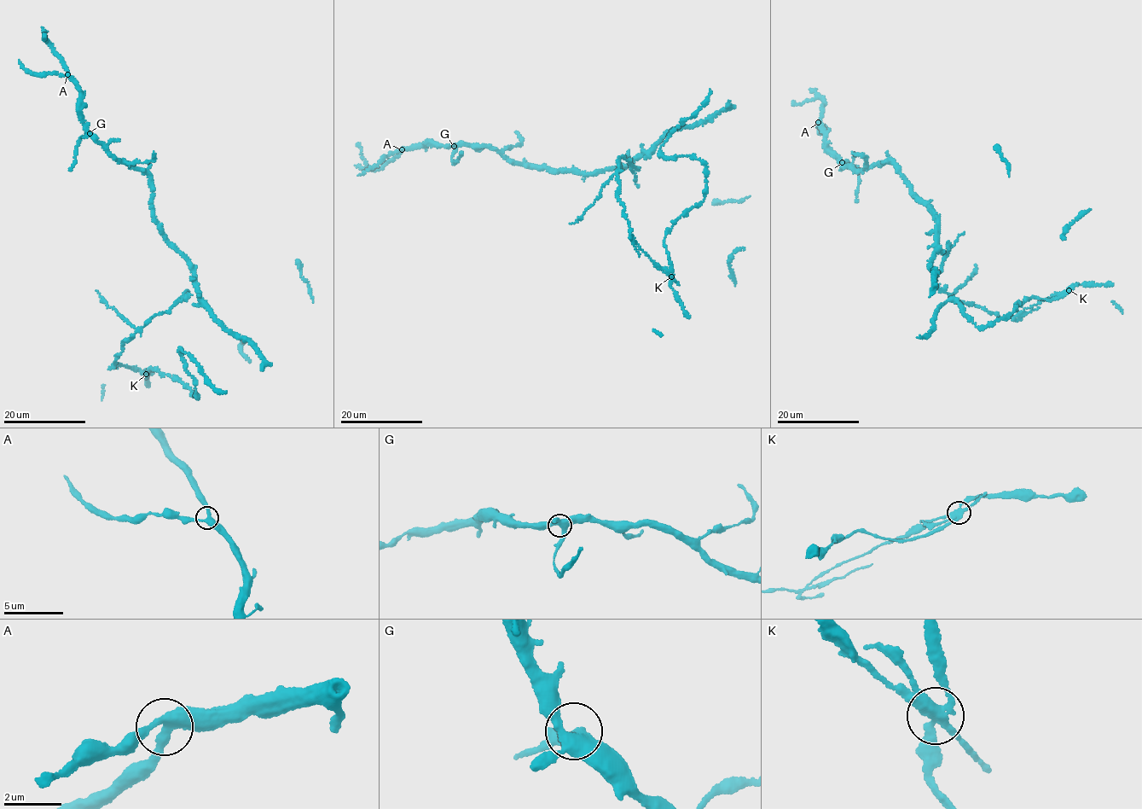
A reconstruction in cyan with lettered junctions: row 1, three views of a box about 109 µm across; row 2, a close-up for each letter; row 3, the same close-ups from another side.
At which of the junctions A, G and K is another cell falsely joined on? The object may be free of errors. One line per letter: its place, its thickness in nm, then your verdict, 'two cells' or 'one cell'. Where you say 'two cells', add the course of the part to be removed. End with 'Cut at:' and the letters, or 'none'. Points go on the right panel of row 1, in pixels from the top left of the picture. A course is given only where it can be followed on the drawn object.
A: at (818, 122); 360 nm thick; one cell
G: at (842, 162); 440 nm thick; one cell
K: at (1069, 290); 320 nm thick; two cells; foreign part runs (1069, 291), (1015, 317), (1001, 317), (953, 299), (940, 290), (936, 279), (944, 256), (965, 232)
Cut at: K

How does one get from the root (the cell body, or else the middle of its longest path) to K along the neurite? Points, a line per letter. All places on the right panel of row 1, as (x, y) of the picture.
K: (942, 290), (951, 295), (953, 299), (974, 304), (1003, 318), (1013, 317), (1028, 307), (1069, 291)

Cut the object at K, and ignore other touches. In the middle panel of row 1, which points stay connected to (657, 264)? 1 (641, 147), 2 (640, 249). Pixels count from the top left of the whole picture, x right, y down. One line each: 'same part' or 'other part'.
1: other part
2: same part

